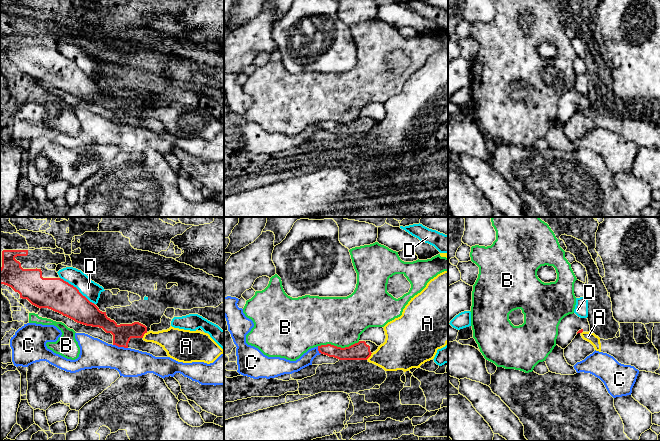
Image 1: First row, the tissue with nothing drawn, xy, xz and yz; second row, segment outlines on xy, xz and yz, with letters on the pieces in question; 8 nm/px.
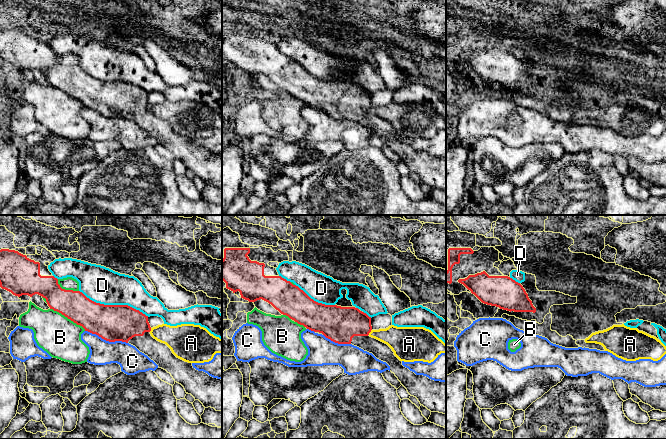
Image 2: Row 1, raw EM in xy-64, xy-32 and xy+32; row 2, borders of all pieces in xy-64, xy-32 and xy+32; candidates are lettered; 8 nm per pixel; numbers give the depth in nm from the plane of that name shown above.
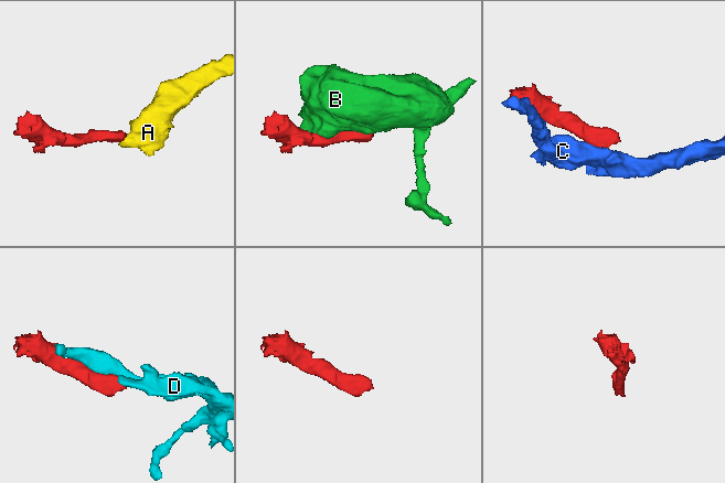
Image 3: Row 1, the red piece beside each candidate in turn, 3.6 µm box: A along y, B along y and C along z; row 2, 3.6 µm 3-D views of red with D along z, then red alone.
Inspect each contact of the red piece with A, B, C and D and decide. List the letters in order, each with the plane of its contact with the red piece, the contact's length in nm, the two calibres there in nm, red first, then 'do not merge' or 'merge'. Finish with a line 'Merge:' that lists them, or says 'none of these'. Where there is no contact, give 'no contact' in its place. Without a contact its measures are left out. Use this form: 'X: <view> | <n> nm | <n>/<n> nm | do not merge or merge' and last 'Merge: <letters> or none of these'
A: xy | 60 nm | 150/220 nm | do not merge
B: xz | 340 nm | 140/400 nm | do not merge
C: xy | 120 nm | 150/240 nm | do not merge
D: xy | 360 nm | 260/140 nm | do not merge
Merge: none of these

